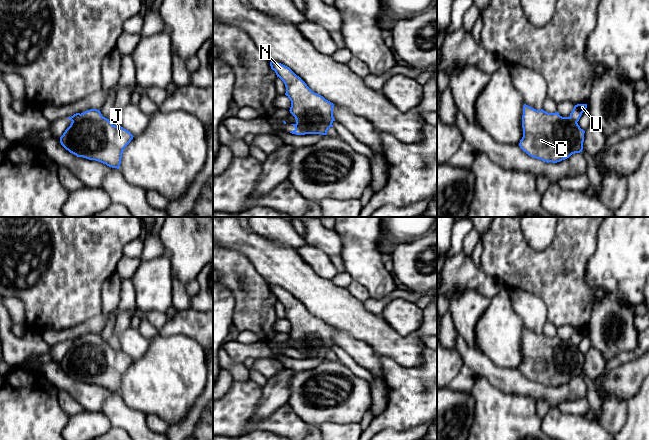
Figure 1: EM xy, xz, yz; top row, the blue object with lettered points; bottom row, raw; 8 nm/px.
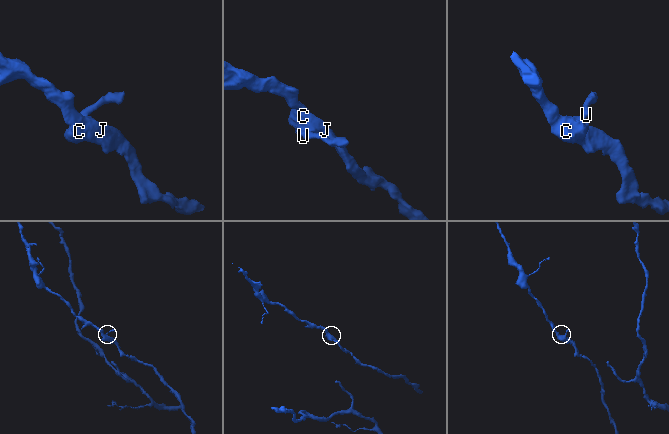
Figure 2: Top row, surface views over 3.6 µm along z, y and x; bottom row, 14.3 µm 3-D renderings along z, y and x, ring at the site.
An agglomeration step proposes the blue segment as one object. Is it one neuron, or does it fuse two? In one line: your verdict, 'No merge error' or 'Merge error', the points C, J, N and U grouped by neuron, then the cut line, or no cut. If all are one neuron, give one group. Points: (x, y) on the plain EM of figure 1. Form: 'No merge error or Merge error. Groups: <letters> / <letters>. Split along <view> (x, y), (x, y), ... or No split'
Merge error. Groups: C J N / U. Split along xz (296, 347), (308, 357)

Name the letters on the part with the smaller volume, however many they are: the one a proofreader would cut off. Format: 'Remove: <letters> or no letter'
Remove: U

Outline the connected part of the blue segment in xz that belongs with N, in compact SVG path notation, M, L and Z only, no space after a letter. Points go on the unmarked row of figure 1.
M274 285L270 286L270 290L285 308L285 319L291 325L289 335L295 341L296 348L308 358L327 359L335 345L334 328L313 316L289 291Z

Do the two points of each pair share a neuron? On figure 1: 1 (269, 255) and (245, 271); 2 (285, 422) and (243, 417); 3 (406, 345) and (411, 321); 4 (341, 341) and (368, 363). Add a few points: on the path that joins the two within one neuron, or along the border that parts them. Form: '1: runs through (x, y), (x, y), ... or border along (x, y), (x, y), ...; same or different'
1: border along (234, 251), (241, 252), (268, 283); different
2: runs through (274, 423), (252, 426); same
3: border along (423, 316), (421, 326), (404, 336), (387, 323); different
4: runs through (348, 343), (361, 356); same

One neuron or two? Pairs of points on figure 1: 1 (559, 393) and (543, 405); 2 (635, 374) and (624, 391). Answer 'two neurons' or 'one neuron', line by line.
1: two neurons
2: one neuron

